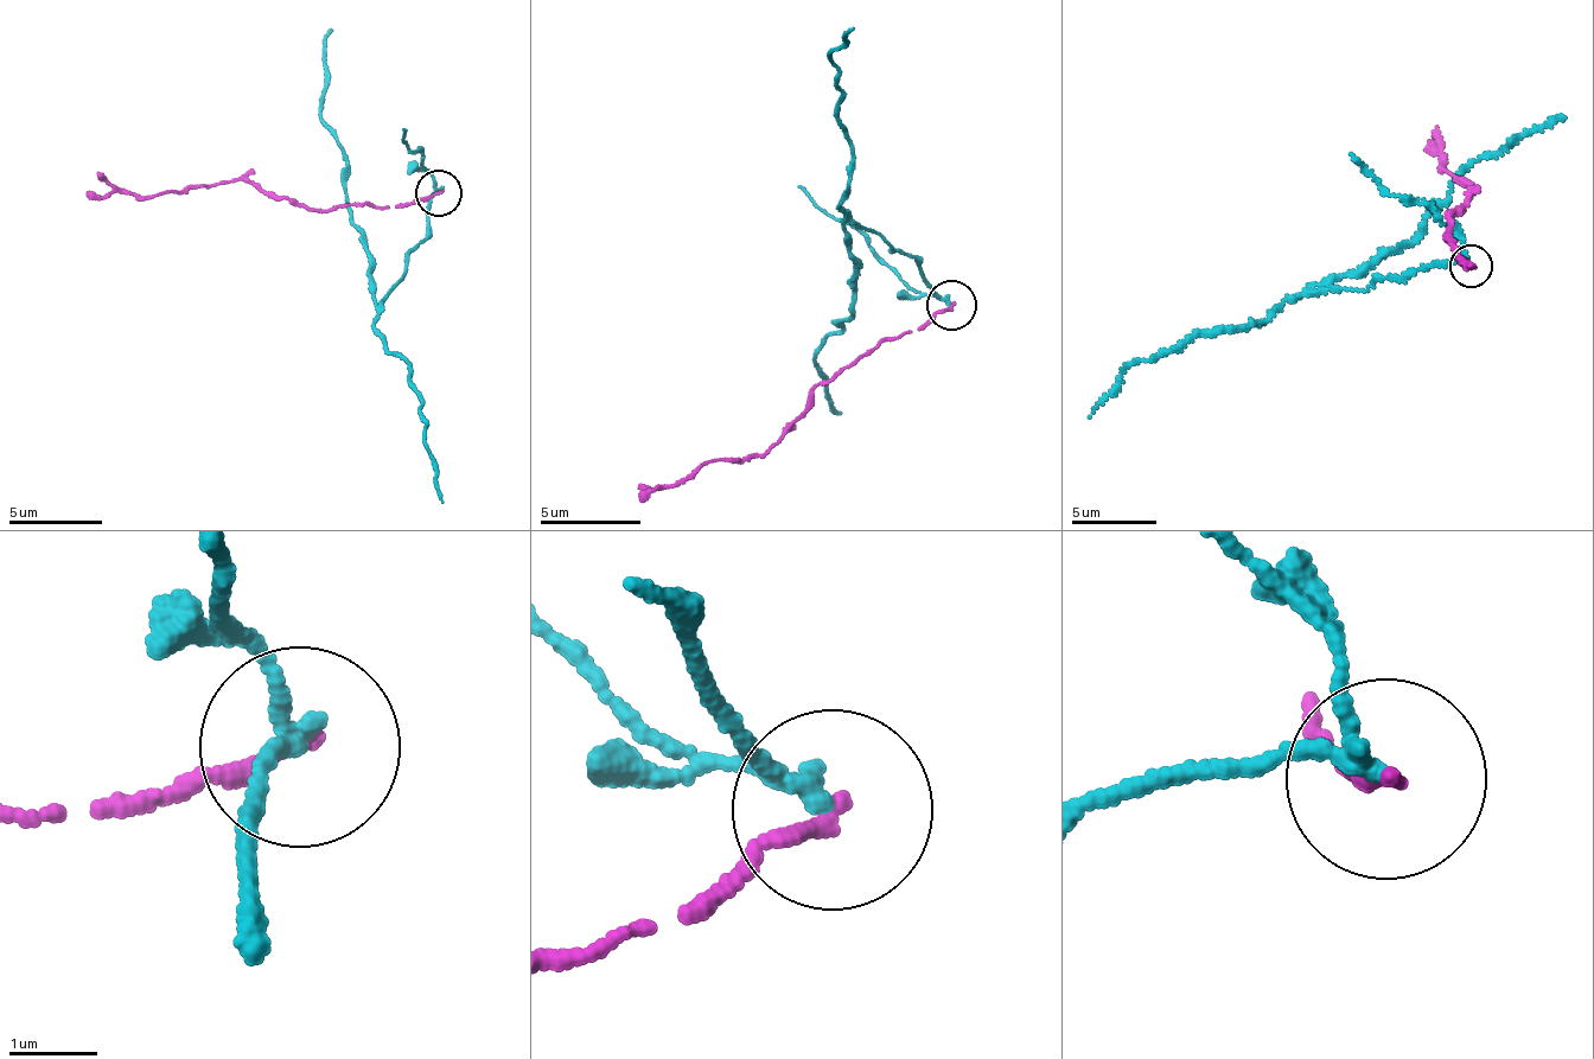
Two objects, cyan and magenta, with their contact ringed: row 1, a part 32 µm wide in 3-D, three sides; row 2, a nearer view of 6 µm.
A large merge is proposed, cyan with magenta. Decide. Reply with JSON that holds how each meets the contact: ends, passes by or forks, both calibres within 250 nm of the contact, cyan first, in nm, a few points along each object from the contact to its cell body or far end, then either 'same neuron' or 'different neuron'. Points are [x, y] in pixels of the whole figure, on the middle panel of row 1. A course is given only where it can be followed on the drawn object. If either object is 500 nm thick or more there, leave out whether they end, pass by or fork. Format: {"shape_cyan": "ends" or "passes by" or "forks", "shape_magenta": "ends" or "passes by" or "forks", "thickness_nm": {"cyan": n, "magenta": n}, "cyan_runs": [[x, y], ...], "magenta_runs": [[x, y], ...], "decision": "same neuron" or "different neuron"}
{"shape_cyan": "passes by", "shape_magenta": "ends", "thickness_nm": {"cyan": 180, "magenta": 190}, "cyan_runs": [[950, 306], [916, 260], [855, 228], [848, 242], [858, 301], [835, 321], [835, 330], [816, 364], [842, 412]], "magenta_runs": [[950, 306], [846, 363], [766, 452], [696, 465], [644, 504]], "decision": "different neuron"}

